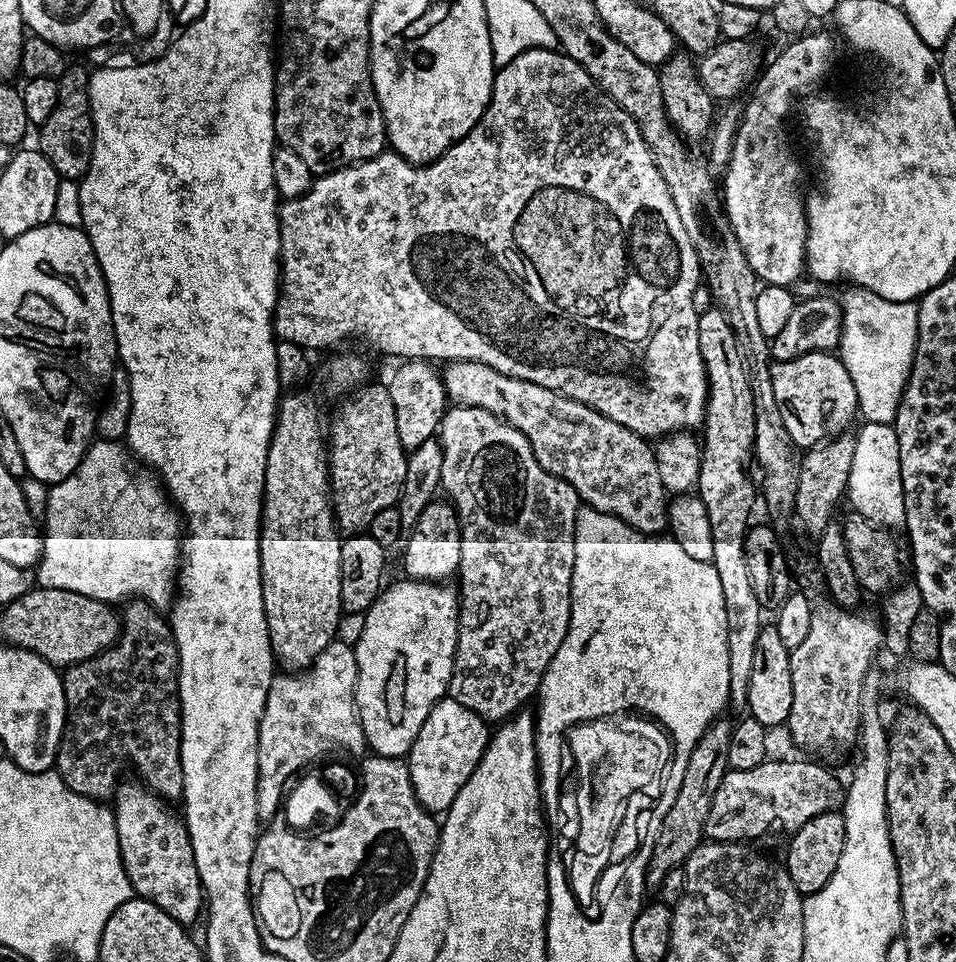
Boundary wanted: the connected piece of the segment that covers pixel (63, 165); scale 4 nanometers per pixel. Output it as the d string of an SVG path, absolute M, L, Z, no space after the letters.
M69 63L65 67L58 81L58 106L54 106L54 111L50 113L50 118L46 118L46 122L39 125L38 128L38 132L40 132L38 151L44 155L46 162L50 162L50 166L54 166L57 176L65 180L75 181L79 181L80 177L88 171L90 158L92 157L92 139L96 137L92 129L92 107L88 97L88 77L90 72L83 63L81 64Z

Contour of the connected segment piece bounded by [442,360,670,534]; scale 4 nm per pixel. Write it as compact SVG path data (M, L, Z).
M453 360L445 363L442 368L442 379L445 397L453 405L462 408L481 408L499 416L501 420L514 426L514 430L521 432L530 442L534 458L538 458L541 466L559 480L566 481L580 495L581 501L587 507L597 508L599 512L618 518L635 532L660 534L668 528L670 500L662 486L662 477L658 474L656 449L645 437L634 434L634 430L626 430L626 426L606 418L598 410L582 402L571 400L560 392L546 390L546 386L538 386L534 382L502 374L482 362Z

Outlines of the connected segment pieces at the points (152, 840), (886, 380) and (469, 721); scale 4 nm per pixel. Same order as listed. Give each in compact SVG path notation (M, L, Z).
M124 782L117 787L114 793L114 811L120 857L124 863L128 880L132 884L132 891L139 899L154 902L154 906L158 906L166 914L170 914L170 918L174 918L185 926L191 926L199 916L201 919L202 909L206 904L204 887L200 885L198 878L194 850L188 837L188 827L184 824L179 811L171 812L167 807L171 808L143 783L127 784Z
M852 286L849 289L842 299L842 335L838 357L854 382L859 415L864 415L863 419L870 424L895 425L916 353L917 301L894 302L865 288Z
M445 698L430 710L418 738L412 743L406 763L418 802L433 814L443 814L458 798L458 790L466 786L470 774L478 766L490 739L489 725L474 710L456 700Z

